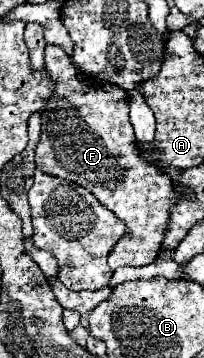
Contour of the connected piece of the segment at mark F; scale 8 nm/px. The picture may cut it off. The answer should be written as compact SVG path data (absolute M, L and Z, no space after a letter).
M47 46L45 48L45 68L49 76L55 80L55 92L47 102L47 112L43 112L43 122L41 122L41 140L35 150L35 162L37 168L43 170L49 176L65 178L69 182L75 182L83 188L87 188L95 198L111 210L119 220L127 224L127 236L119 240L119 244L113 248L109 256L111 268L119 266L147 266L153 260L157 260L165 228L169 222L169 210L175 202L175 190L173 190L173 180L165 174L159 172L153 164L149 164L135 148L135 134L127 116L127 100L113 100L115 96L121 96L121 90L115 88L111 94L103 90L101 86L95 86L87 78L81 76L81 72L71 64L69 56L59 48L59 46Z

